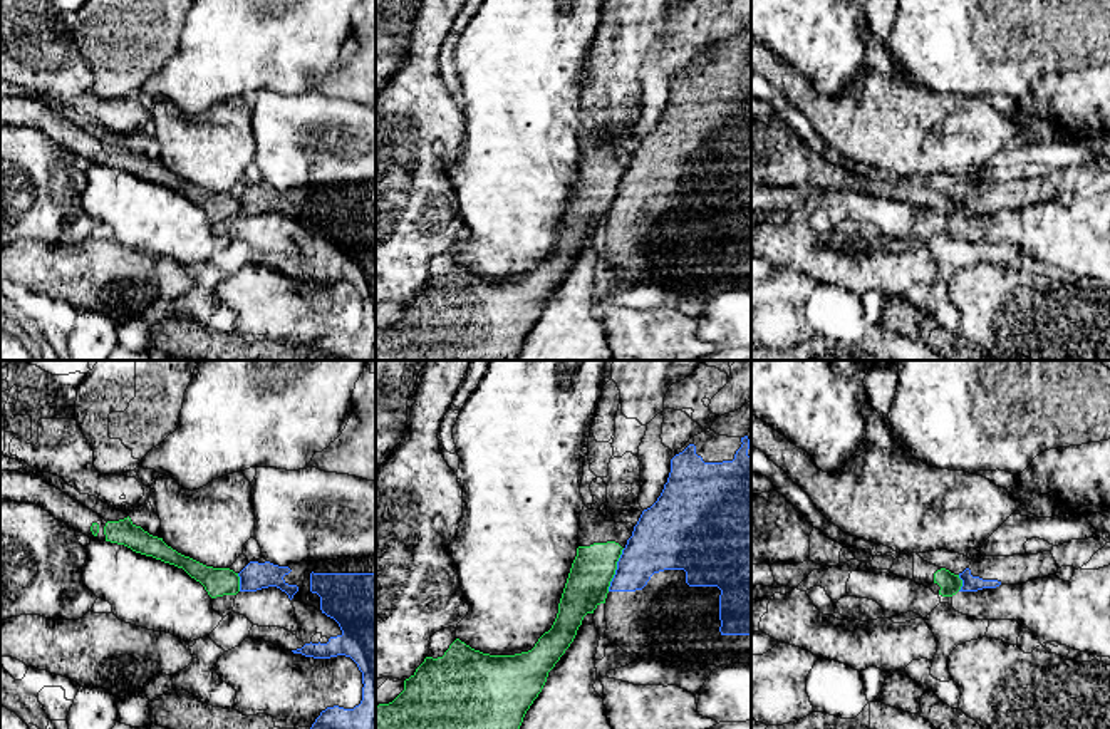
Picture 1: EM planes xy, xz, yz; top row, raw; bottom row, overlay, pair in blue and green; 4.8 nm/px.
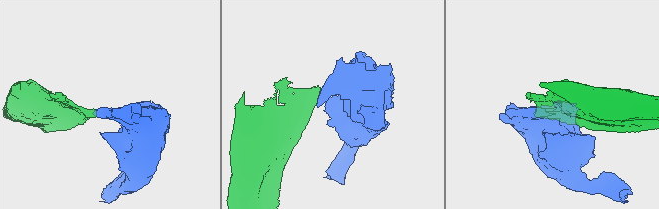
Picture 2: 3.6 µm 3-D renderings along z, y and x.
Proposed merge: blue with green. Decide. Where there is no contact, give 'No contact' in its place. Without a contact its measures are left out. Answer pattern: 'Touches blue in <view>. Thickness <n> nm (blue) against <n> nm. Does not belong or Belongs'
Touches blue in xz. Thickness 280 nm (blue) against 200 nm. Does not belong

